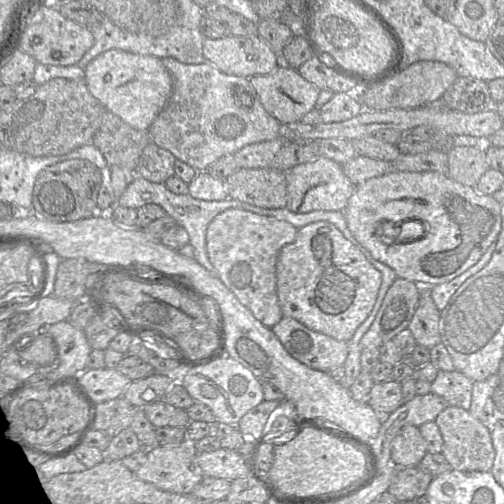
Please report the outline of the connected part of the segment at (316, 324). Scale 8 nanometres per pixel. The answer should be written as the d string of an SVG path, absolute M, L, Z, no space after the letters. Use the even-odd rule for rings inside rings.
M318 221L297 229L295 239L281 249L276 263L276 289L283 316L347 342L372 311L382 275L332 223Z

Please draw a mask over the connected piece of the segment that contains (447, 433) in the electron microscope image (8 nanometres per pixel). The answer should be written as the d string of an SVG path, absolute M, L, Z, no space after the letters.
M446 406L436 417L443 438L442 454L454 470L490 471L495 458L495 449L488 428L471 413L457 406Z

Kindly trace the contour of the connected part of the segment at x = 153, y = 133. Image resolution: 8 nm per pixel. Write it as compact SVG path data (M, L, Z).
M171 57L161 58L161 61L172 77L172 93L148 132L151 142L170 151L176 159L197 171L207 171L223 155L234 154L252 143L282 138L283 125L264 109L249 78L225 74L207 61L184 64Z

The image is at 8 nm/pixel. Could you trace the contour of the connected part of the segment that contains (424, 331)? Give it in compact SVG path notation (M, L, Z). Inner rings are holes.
M422 287L419 304L408 326L417 344L428 348L442 342L439 329L441 311L432 299L430 288Z

